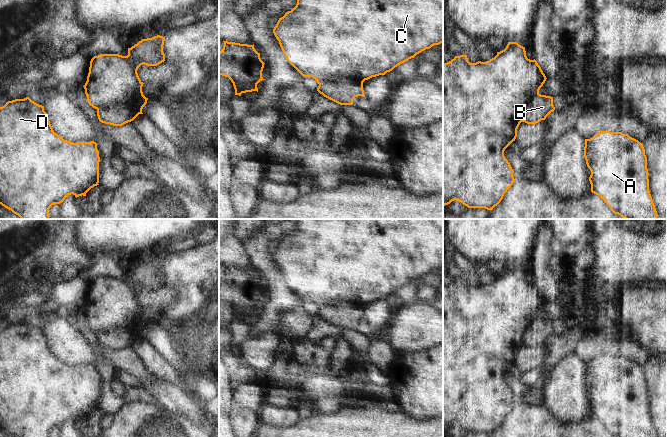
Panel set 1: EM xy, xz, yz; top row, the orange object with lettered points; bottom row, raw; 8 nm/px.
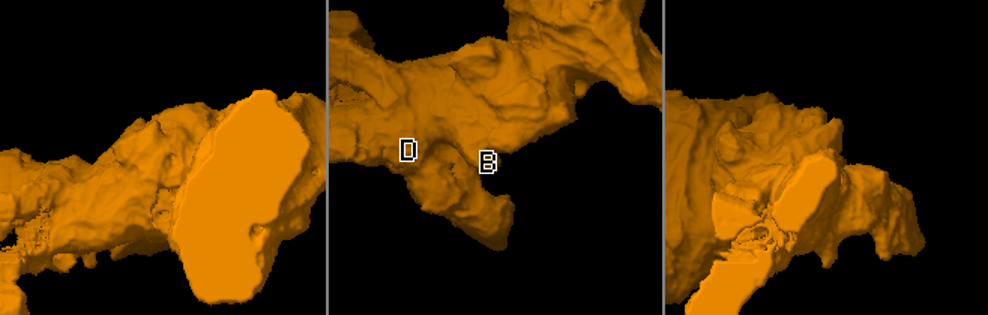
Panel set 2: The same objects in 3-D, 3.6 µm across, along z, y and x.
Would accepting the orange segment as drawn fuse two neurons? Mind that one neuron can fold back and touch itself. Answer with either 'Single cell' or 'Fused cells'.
Fused cells

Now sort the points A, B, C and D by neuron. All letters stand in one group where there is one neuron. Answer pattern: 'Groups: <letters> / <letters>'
Groups: A C D / B

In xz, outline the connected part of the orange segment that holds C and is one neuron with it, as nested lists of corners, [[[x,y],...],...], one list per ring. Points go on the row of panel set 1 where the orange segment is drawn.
[[[297,0],[296,6],[279,18],[273,33],[287,61],[303,77],[312,77],[319,85],[324,82],[333,83],[338,78],[350,78],[363,83],[372,77],[385,75],[422,51],[443,43],[443,0]]]

